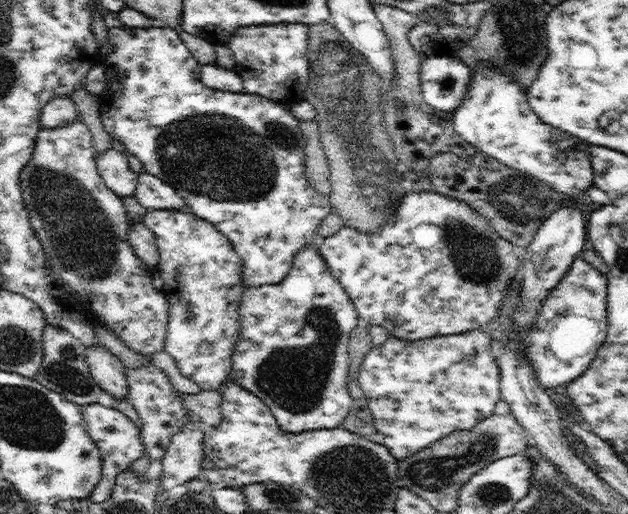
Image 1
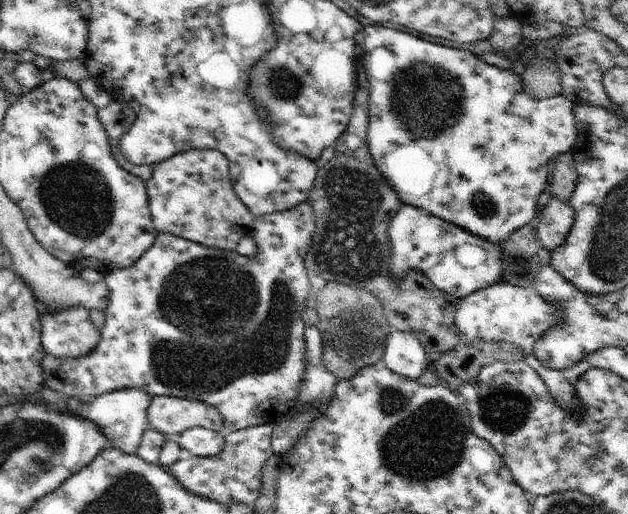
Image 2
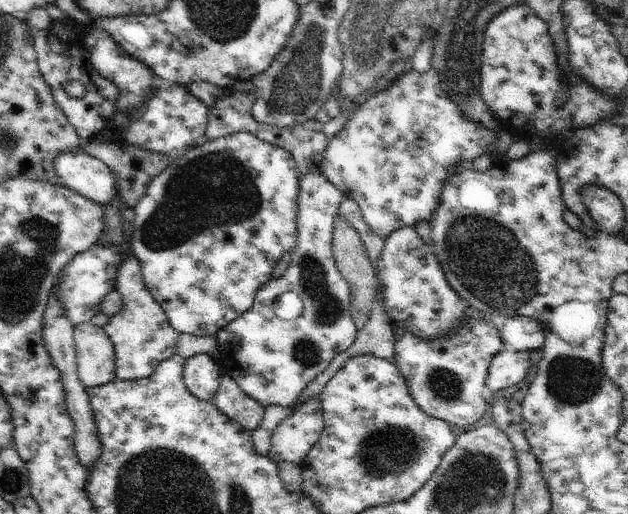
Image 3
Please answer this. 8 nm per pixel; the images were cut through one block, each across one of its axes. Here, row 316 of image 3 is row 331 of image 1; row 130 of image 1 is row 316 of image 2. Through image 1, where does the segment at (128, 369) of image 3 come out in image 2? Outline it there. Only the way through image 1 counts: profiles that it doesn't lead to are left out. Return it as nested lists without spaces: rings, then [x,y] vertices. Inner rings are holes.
[[[83,306],[68,307],[65,309],[46,309],[41,312],[41,343],[46,353],[73,359],[94,350],[100,340],[101,331],[96,330],[90,320],[90,309]]]

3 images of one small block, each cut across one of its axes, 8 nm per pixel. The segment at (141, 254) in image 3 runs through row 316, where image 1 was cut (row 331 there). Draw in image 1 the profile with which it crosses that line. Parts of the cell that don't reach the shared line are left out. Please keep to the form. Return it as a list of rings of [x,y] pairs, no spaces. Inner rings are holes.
[[[147,210],[143,223],[156,235],[159,263],[155,269],[160,273],[160,278],[164,280],[162,291],[169,300],[169,317],[164,351],[174,360],[182,376],[189,378],[199,386],[198,390],[217,390],[221,392],[225,387],[224,383],[227,383],[227,380],[231,378],[233,350],[236,341],[239,339],[239,330],[241,327],[239,304],[243,292],[248,290],[246,285],[244,285],[243,260],[236,254],[236,251],[233,250],[232,243],[228,240],[227,236],[224,236],[224,234],[207,220],[202,220],[202,218],[195,216],[190,210],[184,212],[176,212],[176,210]]]

